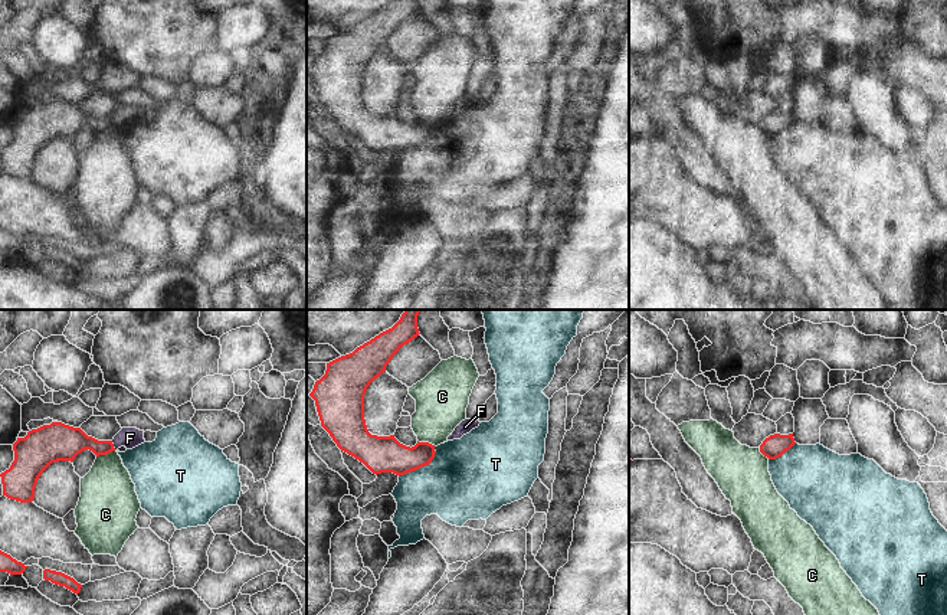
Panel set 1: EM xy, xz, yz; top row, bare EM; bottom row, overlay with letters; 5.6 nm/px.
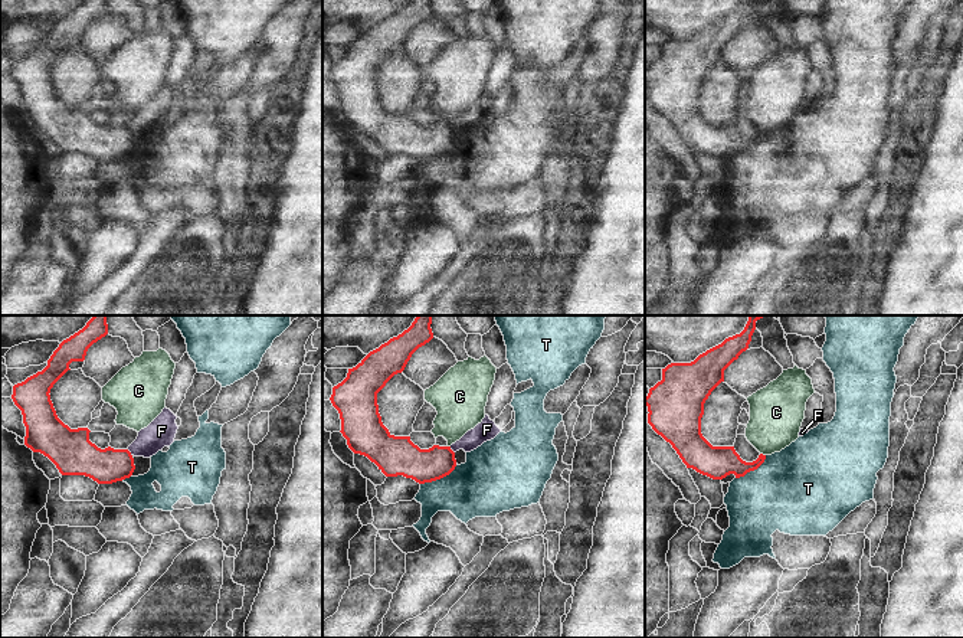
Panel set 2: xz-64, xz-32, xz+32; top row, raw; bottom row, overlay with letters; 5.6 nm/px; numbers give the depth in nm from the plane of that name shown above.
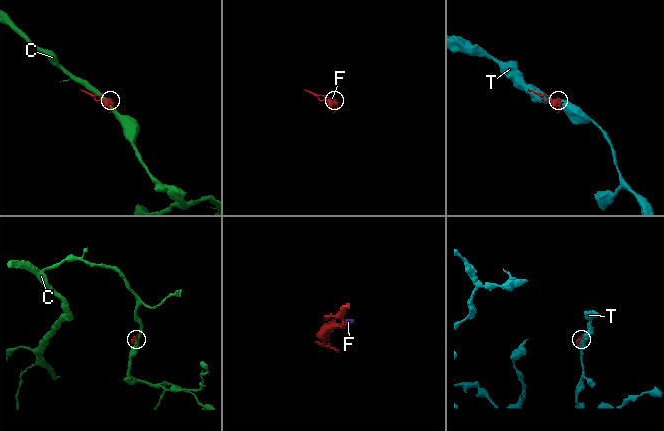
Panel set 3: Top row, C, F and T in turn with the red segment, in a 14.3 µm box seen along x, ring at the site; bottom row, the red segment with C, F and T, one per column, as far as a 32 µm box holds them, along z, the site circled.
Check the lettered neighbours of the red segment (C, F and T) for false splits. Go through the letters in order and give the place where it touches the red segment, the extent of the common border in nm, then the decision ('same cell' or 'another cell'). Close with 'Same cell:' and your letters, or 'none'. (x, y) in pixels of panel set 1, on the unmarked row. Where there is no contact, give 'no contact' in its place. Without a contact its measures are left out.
C: xy (105, 131) | 110 nm | another cell
F: xy (112, 123) | 60 nm | another cell
T: xz (422, 143) | 260 nm | another cell
Same cell: none

